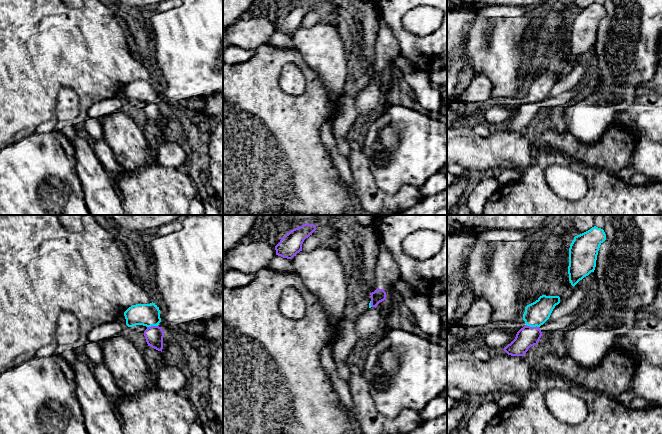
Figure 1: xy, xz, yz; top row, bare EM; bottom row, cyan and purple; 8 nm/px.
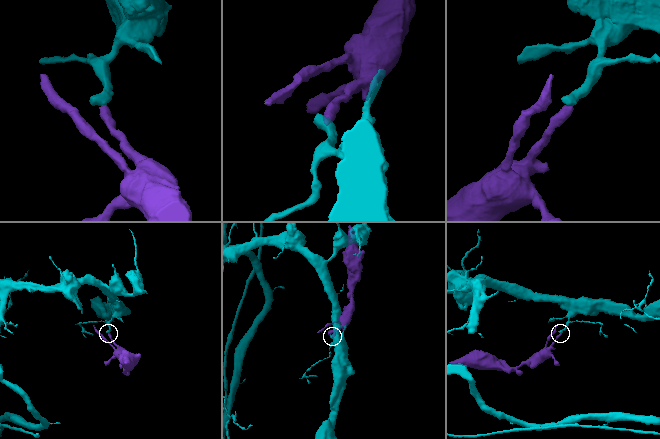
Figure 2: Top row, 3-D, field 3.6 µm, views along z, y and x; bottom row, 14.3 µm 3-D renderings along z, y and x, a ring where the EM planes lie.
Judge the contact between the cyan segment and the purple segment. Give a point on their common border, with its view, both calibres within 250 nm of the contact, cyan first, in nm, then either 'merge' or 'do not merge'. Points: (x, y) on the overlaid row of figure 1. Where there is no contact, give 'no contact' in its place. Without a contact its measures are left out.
contact yz (532, 326); calibres 190 and 160 nm; do not merge

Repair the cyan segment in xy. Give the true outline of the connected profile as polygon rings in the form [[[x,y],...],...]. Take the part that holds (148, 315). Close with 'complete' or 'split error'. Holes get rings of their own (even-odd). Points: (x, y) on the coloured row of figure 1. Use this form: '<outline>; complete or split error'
[[[153,302],[132,305],[124,312],[124,316],[128,327],[136,325],[158,326],[161,322],[159,307]]]; complete

